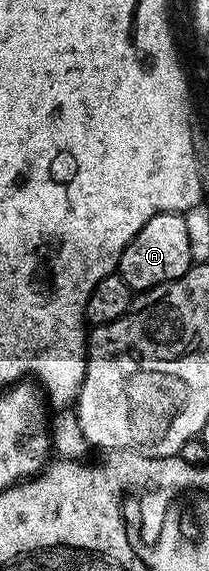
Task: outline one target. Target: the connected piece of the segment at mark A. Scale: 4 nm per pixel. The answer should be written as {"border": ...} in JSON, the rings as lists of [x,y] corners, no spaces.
{"border":[[[165,213],[155,214],[143,225],[141,232],[137,232],[133,236],[133,240],[127,243],[127,247],[123,249],[117,272],[125,280],[125,284],[131,286],[132,291],[142,292],[185,276],[185,272],[190,270],[192,265],[191,253],[189,252],[189,235],[185,229],[183,214]]]}

